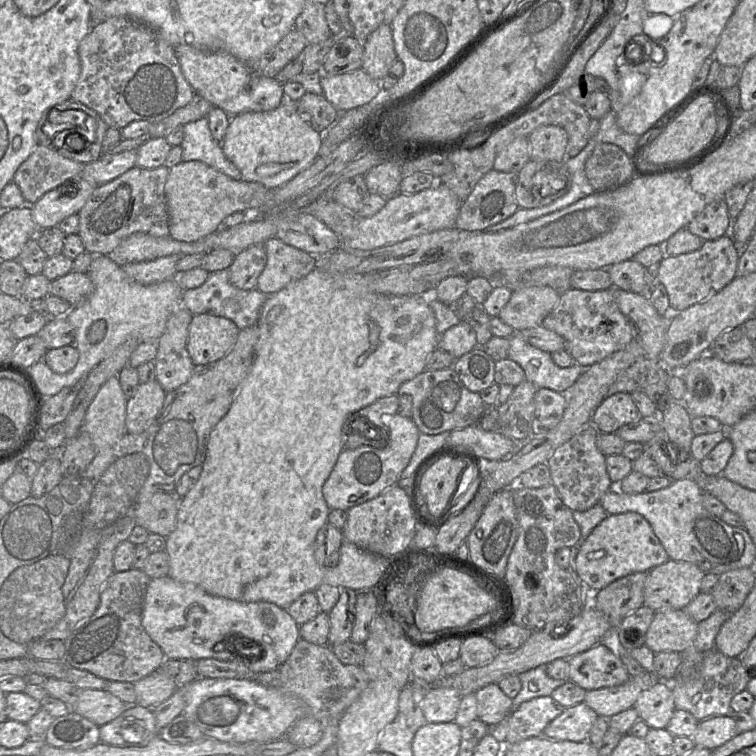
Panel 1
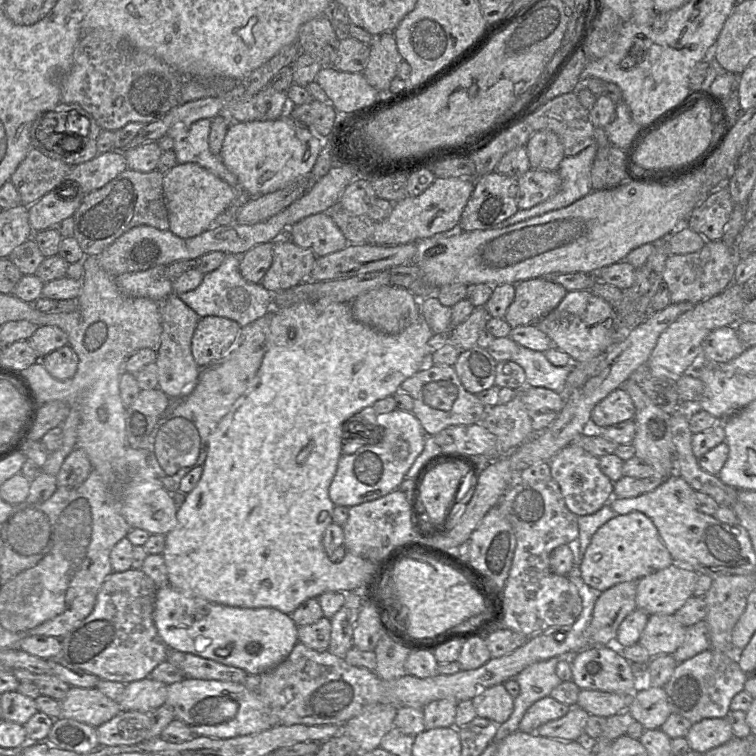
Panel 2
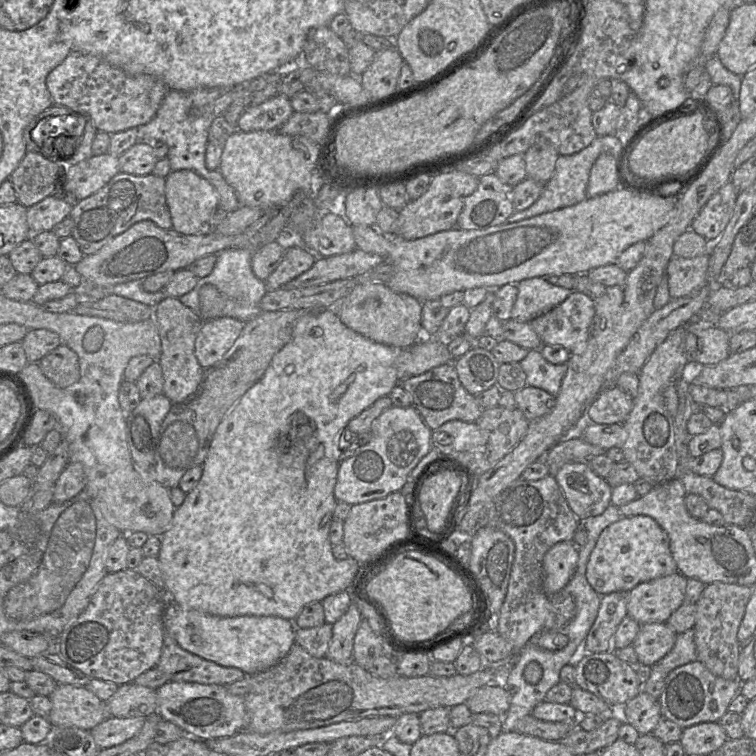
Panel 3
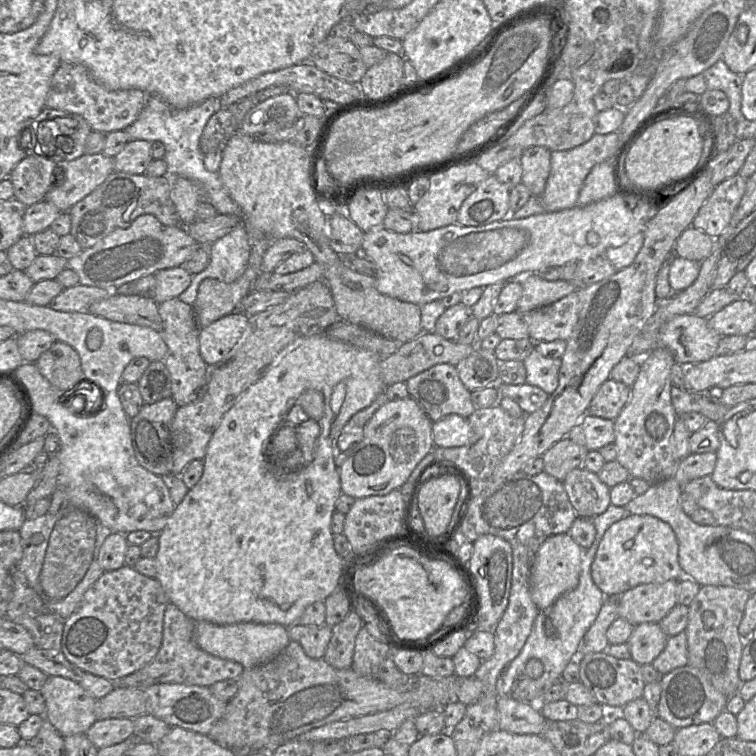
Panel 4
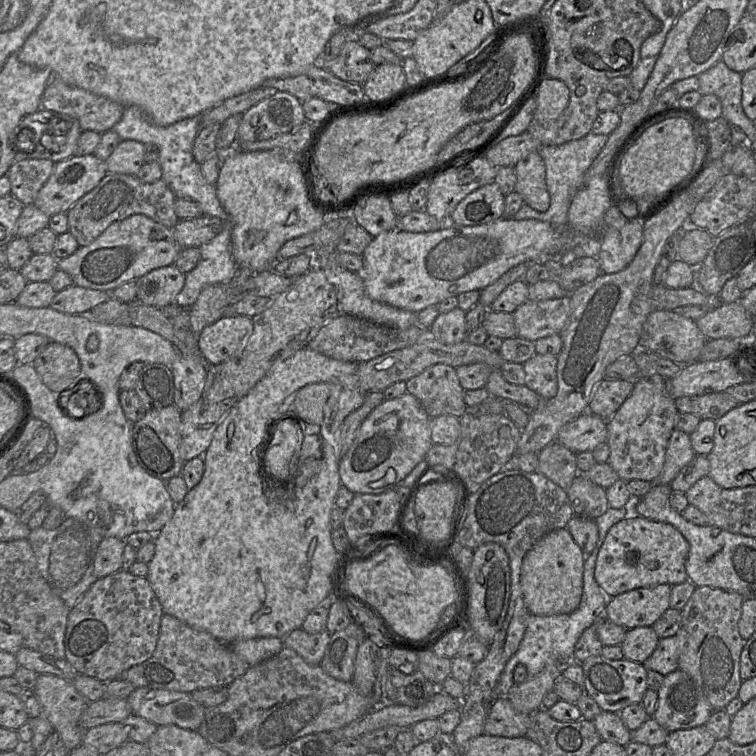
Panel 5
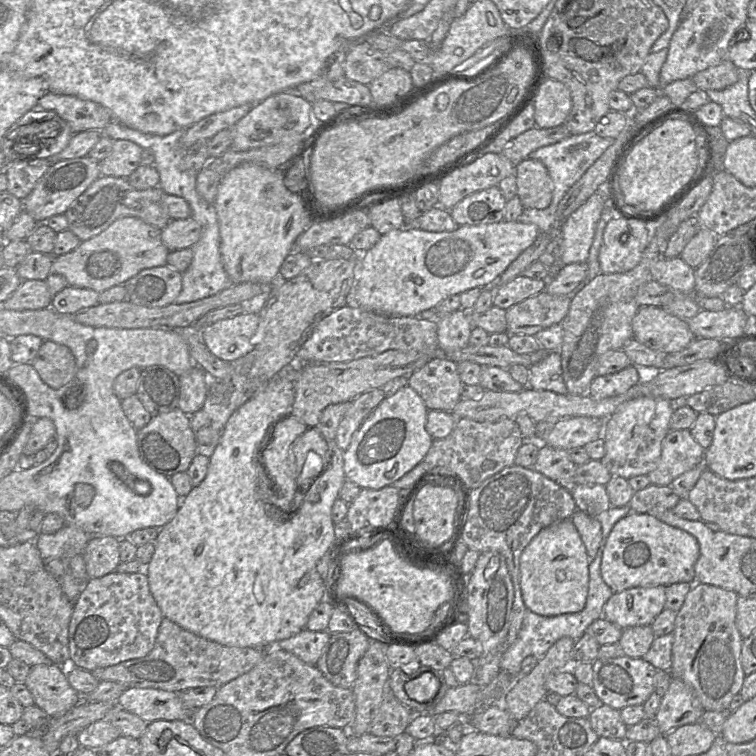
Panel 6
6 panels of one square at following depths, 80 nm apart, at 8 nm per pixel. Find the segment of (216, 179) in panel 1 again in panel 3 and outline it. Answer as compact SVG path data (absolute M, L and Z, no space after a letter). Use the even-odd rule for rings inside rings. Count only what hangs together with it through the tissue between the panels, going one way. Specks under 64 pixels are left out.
M191 170L171 171L166 177L165 193L172 229L185 235L208 230L209 218L219 203L218 192L210 182Z

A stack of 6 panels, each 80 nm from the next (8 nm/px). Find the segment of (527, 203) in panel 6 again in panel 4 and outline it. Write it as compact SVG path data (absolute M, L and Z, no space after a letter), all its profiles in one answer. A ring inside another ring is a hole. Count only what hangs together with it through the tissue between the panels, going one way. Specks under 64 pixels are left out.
M532 146L523 150L519 161L522 167L521 183L532 196L541 195L550 173L551 151L543 146Z

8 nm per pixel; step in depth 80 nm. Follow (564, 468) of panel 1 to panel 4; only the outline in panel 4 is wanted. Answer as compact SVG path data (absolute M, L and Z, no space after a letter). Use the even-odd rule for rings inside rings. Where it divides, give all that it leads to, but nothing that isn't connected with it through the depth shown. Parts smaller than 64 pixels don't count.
M583 466L570 471L563 485L577 517L593 518L604 513L611 504L610 487Z

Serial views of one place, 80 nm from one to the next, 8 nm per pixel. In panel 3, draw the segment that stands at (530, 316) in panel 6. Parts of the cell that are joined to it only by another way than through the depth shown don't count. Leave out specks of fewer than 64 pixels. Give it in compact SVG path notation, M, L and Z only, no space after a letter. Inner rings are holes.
M573 291L563 302L529 323L543 344L561 345L572 353L587 342L594 315L594 300Z

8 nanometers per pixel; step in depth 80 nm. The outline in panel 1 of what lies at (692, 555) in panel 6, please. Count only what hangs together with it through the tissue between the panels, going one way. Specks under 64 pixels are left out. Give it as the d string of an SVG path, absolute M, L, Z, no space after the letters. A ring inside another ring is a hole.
M637 512L608 515L580 545L574 571L590 590L599 591L613 581L636 572L649 572L670 558L649 522Z

